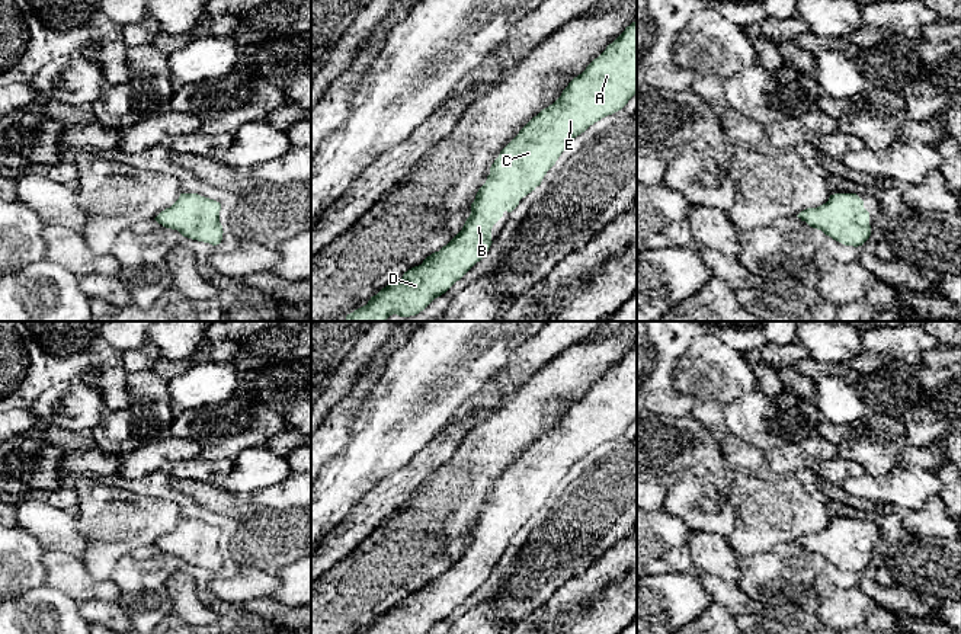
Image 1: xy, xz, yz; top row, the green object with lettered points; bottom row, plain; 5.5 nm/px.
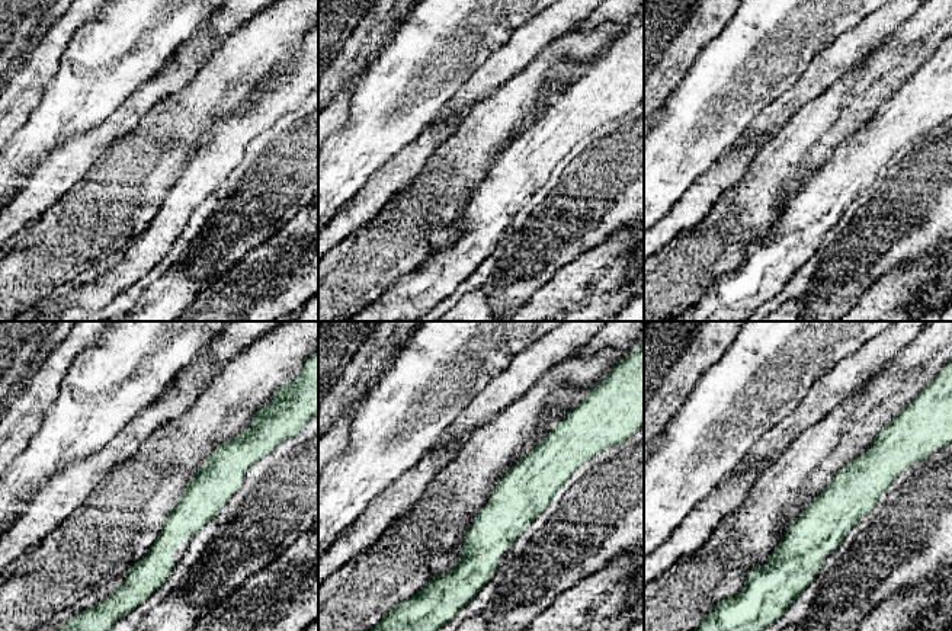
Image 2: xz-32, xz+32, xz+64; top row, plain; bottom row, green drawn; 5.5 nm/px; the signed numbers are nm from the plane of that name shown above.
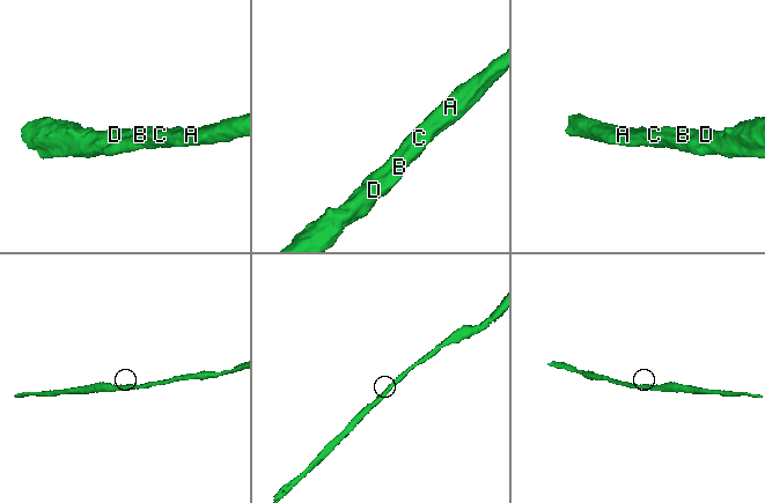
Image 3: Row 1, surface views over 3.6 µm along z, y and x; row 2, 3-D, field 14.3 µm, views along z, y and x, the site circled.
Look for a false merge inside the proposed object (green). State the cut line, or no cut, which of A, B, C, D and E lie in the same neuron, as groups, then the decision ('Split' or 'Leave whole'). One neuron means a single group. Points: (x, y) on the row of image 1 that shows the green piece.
No split. Groups: A B C D E. Leave whole

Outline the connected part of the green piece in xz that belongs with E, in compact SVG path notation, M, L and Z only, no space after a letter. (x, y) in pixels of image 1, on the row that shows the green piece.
M637 20L500 151L462 230L345 321L385 321L393 314L410 317L423 311L484 257L493 243L493 225L541 185L566 145L595 122L621 111L634 95Z

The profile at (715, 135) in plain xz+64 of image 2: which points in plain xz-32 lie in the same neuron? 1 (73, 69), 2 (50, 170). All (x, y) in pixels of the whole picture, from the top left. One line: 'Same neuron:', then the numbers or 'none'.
Same neuron: 1

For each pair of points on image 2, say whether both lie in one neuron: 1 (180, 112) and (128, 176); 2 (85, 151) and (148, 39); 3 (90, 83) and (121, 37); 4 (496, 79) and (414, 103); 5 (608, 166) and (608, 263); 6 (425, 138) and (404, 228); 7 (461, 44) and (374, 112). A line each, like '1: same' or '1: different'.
1: same
2: different
3: same
4: different
5: different
6: different
7: same

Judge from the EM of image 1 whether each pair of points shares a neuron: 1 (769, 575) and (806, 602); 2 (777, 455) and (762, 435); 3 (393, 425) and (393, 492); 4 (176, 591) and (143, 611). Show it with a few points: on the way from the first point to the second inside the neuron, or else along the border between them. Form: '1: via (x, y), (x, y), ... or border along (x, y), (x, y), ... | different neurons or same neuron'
1: via (778, 578), (797, 594) | same neuron
2: border along (804, 439), (781, 444), (765, 452) | different neurons
3: border along (420, 450), (381, 477), (367, 492) | different neurons
4: border along (166, 579), (170, 612) | different neurons

